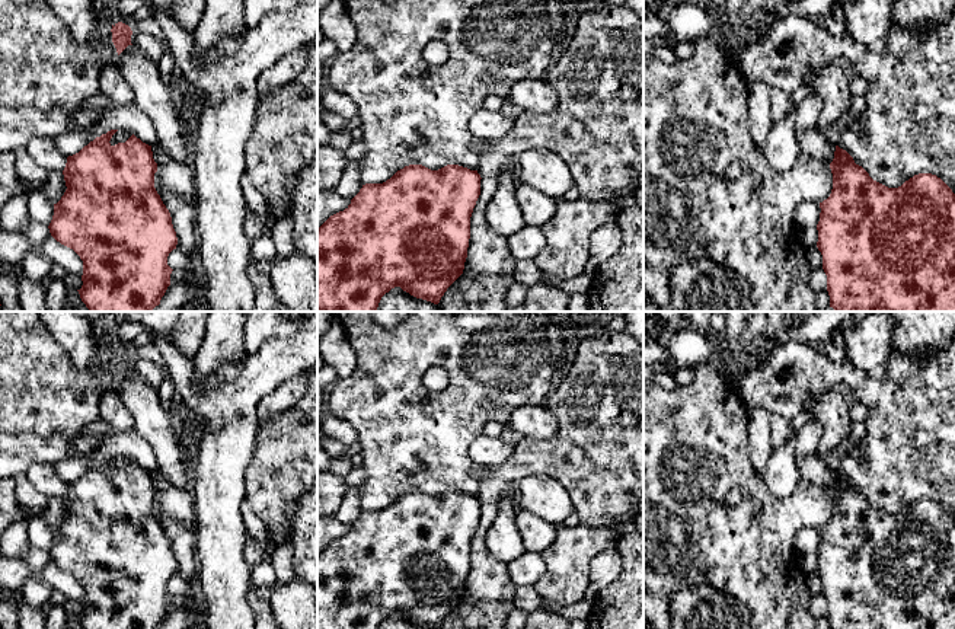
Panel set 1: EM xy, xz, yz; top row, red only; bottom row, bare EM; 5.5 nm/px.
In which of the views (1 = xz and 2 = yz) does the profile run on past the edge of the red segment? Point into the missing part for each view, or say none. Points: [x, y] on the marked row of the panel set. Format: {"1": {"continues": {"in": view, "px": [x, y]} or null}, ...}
{"1": {"continues": null}, "2": {"continues": null}}

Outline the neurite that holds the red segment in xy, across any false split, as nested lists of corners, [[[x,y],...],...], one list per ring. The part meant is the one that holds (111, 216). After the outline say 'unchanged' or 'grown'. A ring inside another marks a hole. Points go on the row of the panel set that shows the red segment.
[[[116,131],[96,137],[79,153],[67,157],[63,170],[67,189],[54,204],[48,229],[57,242],[73,249],[83,261],[83,285],[77,291],[89,312],[151,312],[170,285],[173,269],[167,265],[167,256],[176,249],[178,237],[170,213],[154,188],[157,163],[151,146],[134,134],[125,143],[112,146],[109,141]]]; unchanged

